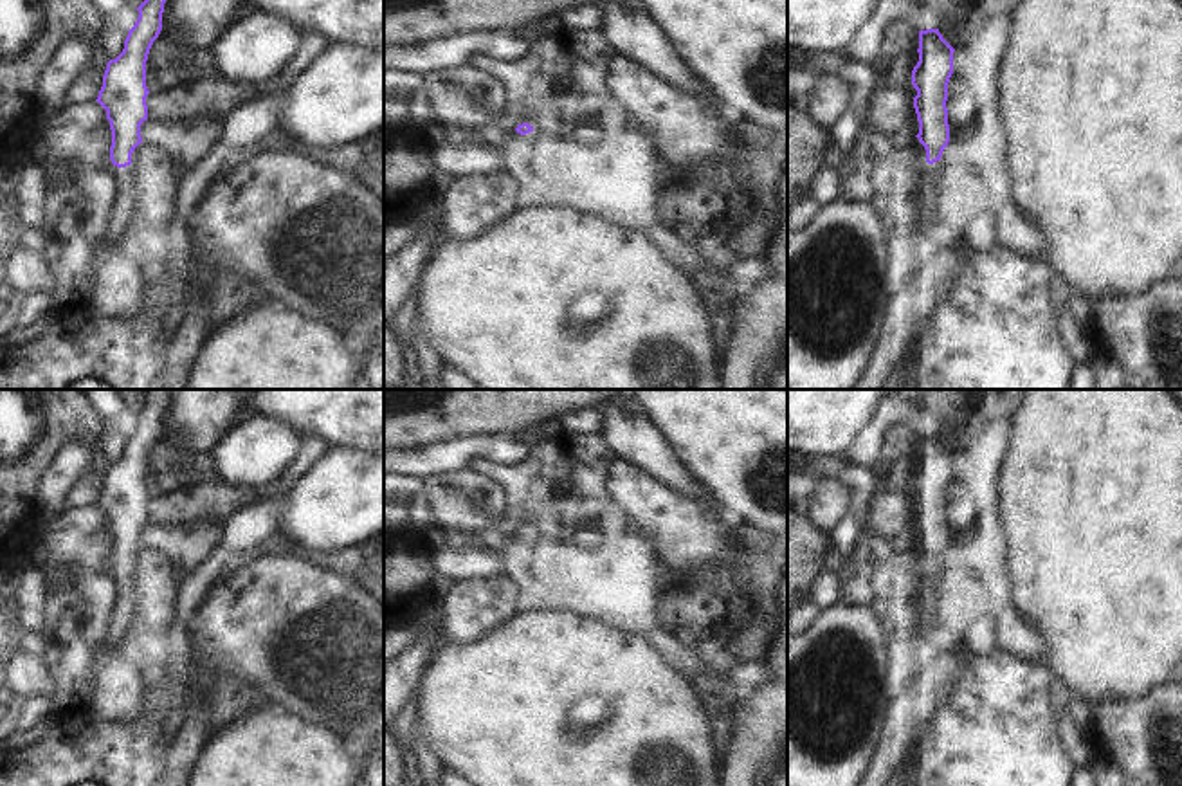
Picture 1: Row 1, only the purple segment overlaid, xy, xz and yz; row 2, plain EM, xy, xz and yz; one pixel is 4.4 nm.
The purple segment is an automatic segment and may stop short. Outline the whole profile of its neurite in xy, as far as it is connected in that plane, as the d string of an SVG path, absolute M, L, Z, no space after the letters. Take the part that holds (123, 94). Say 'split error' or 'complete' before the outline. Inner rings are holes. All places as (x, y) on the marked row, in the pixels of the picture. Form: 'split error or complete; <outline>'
split error; M144 0L139 18L128 31L123 52L106 63L97 103L106 110L112 130L114 202L106 215L103 243L119 249L126 229L133 224L135 177L132 153L142 142L141 124L148 119L146 61L162 31L166 0Z

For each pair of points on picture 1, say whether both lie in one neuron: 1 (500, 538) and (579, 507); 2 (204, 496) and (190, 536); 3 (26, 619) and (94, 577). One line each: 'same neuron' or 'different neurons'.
1: same neuron
2: different neurons
3: different neurons

